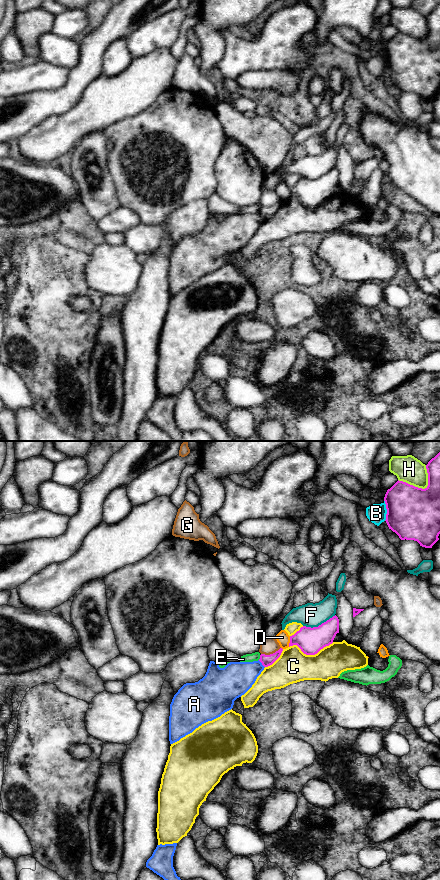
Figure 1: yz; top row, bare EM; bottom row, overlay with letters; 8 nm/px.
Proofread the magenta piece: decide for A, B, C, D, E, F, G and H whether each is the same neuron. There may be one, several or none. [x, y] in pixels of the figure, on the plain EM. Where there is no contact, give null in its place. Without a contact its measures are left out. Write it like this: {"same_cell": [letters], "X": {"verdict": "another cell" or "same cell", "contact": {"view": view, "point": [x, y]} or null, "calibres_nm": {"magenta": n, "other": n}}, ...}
{"same_cell": [], "A": {"verdict": "another cell", "contact": {"view": "yz", "point": [262, 216]}, "calibres_nm": {"magenta": 90, "other": 280}}, "B": {"verdict": "another cell", "contact": {"view": "yz", "point": [387, 62]}, "calibres_nm": {"magenta": 420, "other": 160}}, "C": {"verdict": "another cell", "contact": {"view": "yz", "point": [311, 206]}, "calibres_nm": {"magenta": 200, "other": 260}}, "D": {"verdict": "another cell", "contact": {"view": "yz", "point": [290, 193]}, "calibres_nm": {"magenta": 200, "other": 100}}, "E": {"verdict": "another cell", "contact": {"view": "yz", "point": [260, 209]}, "calibres_nm": {"magenta": 90, "other": 70}}, "F": {"verdict": "another cell", "contact": {"view": "yz", "point": [319, 177]}, "calibres_nm": {"magenta": 200, "other": 190}}, "G": {"verdict": "another cell", "contact": {"view": "yz", "point": [270, 206]}, "calibres_nm": {"magenta": 90, "other": 140}}, "H": {"verdict": "another cell", "contact": {"view": "yz", "point": [421, 40]}, "calibres_nm": {"magenta": 420, "other": 220}}}

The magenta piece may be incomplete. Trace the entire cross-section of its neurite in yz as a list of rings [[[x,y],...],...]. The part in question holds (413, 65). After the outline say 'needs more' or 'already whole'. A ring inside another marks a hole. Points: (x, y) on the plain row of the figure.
[[[440,4],[428,14],[426,21],[428,38],[425,41],[398,32],[387,42],[385,73],[401,92],[414,92],[422,99],[432,100],[440,86]]] | already whole

